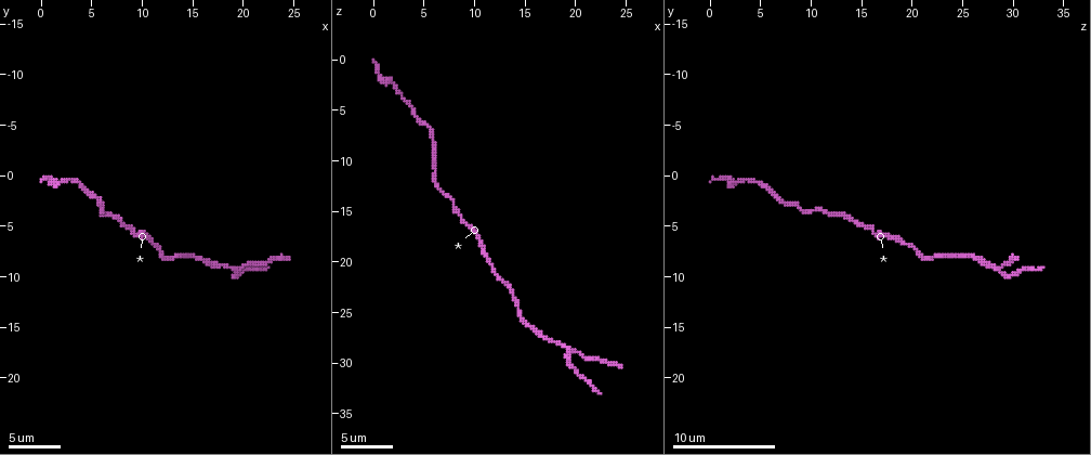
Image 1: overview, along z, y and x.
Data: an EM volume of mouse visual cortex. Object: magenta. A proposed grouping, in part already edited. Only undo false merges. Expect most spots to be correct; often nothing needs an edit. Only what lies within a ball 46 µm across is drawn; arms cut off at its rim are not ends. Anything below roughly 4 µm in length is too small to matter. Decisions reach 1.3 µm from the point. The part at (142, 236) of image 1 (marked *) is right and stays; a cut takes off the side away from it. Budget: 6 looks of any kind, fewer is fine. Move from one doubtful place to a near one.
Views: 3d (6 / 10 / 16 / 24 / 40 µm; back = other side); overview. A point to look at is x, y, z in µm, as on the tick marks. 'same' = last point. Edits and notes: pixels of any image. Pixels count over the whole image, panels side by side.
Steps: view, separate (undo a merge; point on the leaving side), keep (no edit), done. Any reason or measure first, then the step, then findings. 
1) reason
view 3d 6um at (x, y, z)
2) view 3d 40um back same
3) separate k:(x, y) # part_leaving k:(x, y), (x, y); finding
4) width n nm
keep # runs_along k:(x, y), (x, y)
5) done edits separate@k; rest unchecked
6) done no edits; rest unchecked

thick turns thin
view 3d 16um at (15.4, 8.2, 26.0)

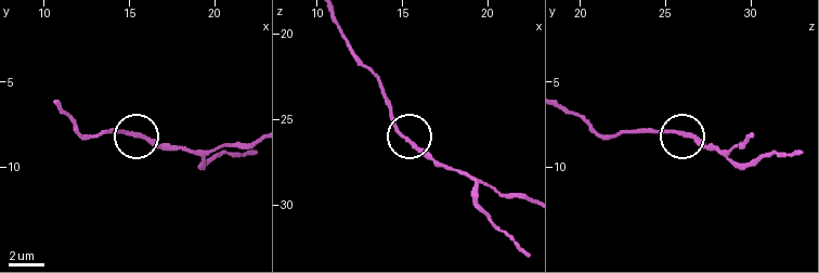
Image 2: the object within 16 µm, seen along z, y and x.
keep # runs_along 2:(332, 20), (379, 86), (395, 125), (438, 163); continuous, no second cell

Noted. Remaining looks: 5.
thick turns thin
view 3d 10um at (7.6, 4.4, 13.8)

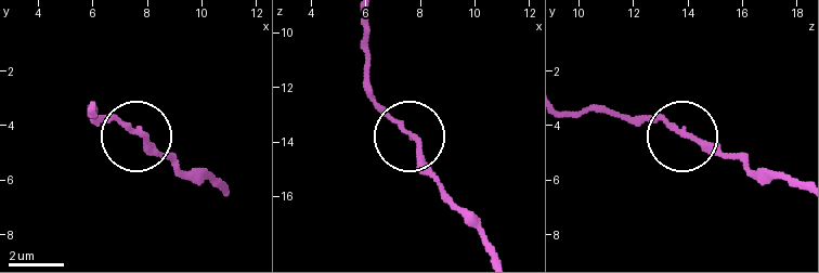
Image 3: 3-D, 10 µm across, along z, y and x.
keep # all the same cell

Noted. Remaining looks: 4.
arms part here
view 3d 10um at (19.4, 9.8, 29.0)

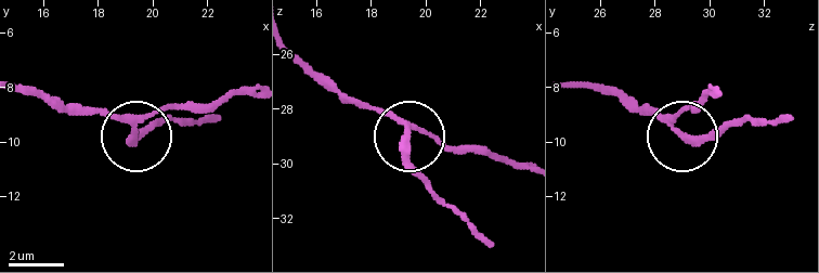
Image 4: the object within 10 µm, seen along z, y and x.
closer look
view 3d 6um at (19.3, 9.6, 29.0)

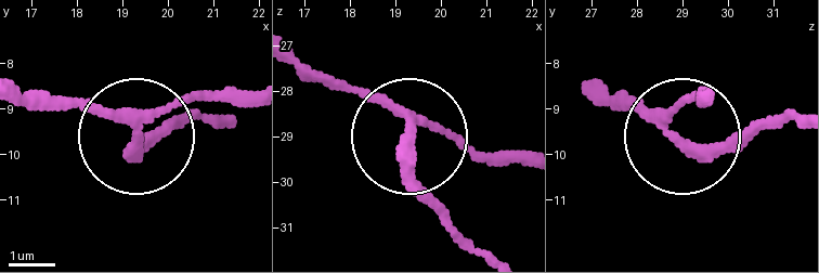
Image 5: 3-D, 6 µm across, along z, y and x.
width 230 nm
separate 5:(186, 99) # part_leaving 5:(124, 113), (248, 89); two cells meet here

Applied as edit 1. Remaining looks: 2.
done edits separate@5; rest unchecked

